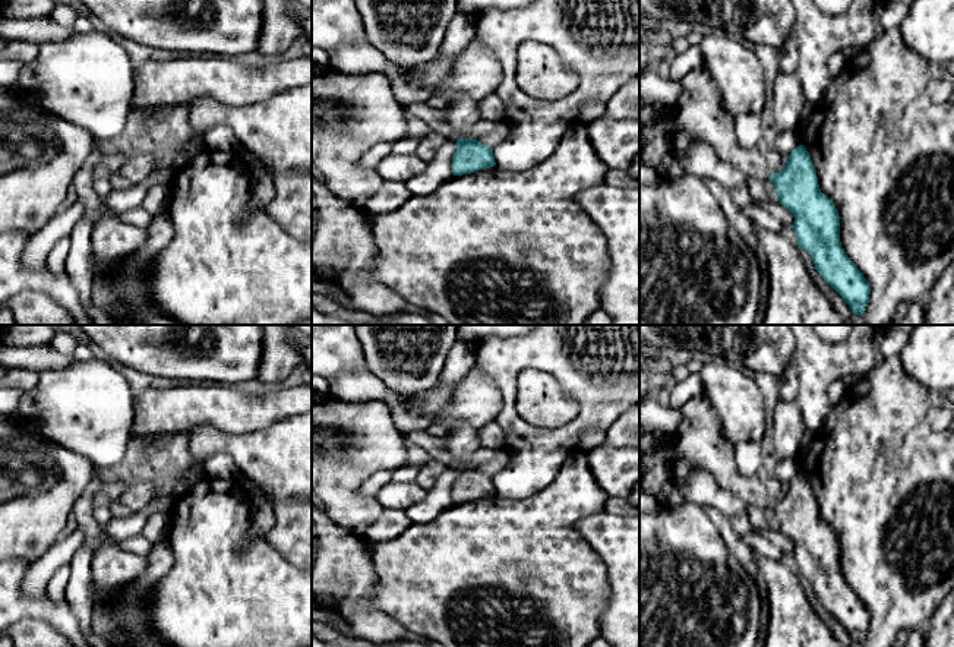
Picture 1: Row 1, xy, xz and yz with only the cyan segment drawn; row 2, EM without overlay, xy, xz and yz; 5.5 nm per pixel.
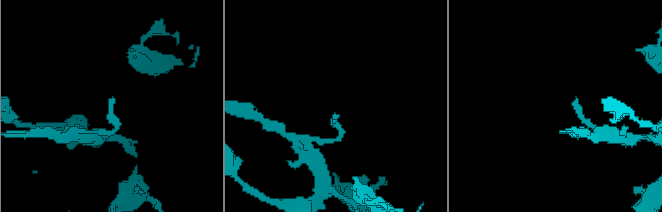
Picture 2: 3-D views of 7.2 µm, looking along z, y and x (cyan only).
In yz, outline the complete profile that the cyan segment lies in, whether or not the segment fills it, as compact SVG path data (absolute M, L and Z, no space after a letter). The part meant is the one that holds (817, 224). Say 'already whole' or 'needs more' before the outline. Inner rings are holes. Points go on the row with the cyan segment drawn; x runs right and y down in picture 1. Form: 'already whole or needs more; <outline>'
needs more; M704 66L685 75L679 83L682 85L682 94L675 105L675 127L696 141L711 145L721 160L737 167L746 177L762 182L770 179L774 183L780 203L795 217L792 227L799 247L811 255L815 269L843 297L852 312L862 316L869 303L869 283L841 247L838 211L833 201L821 192L816 170L806 148L803 145L796 146L783 170L771 173L765 158L756 148L745 149L737 143L733 119L723 107L717 83Z

